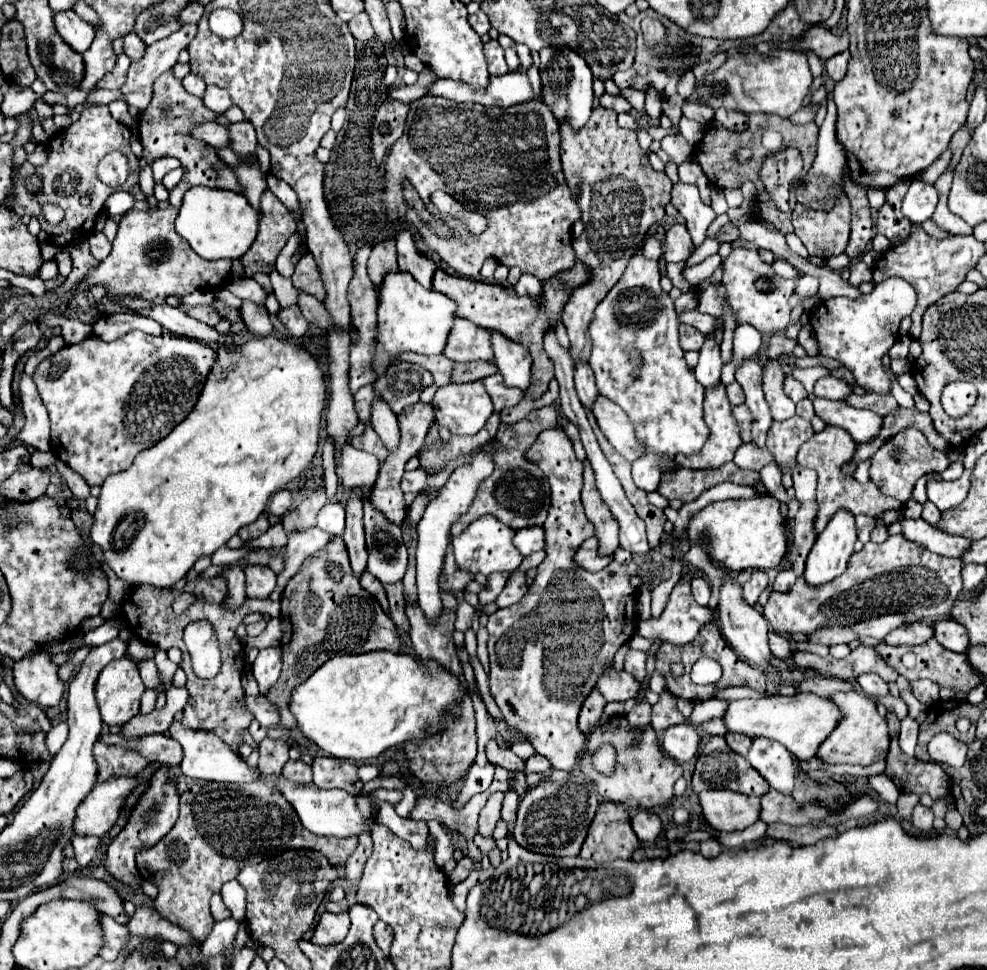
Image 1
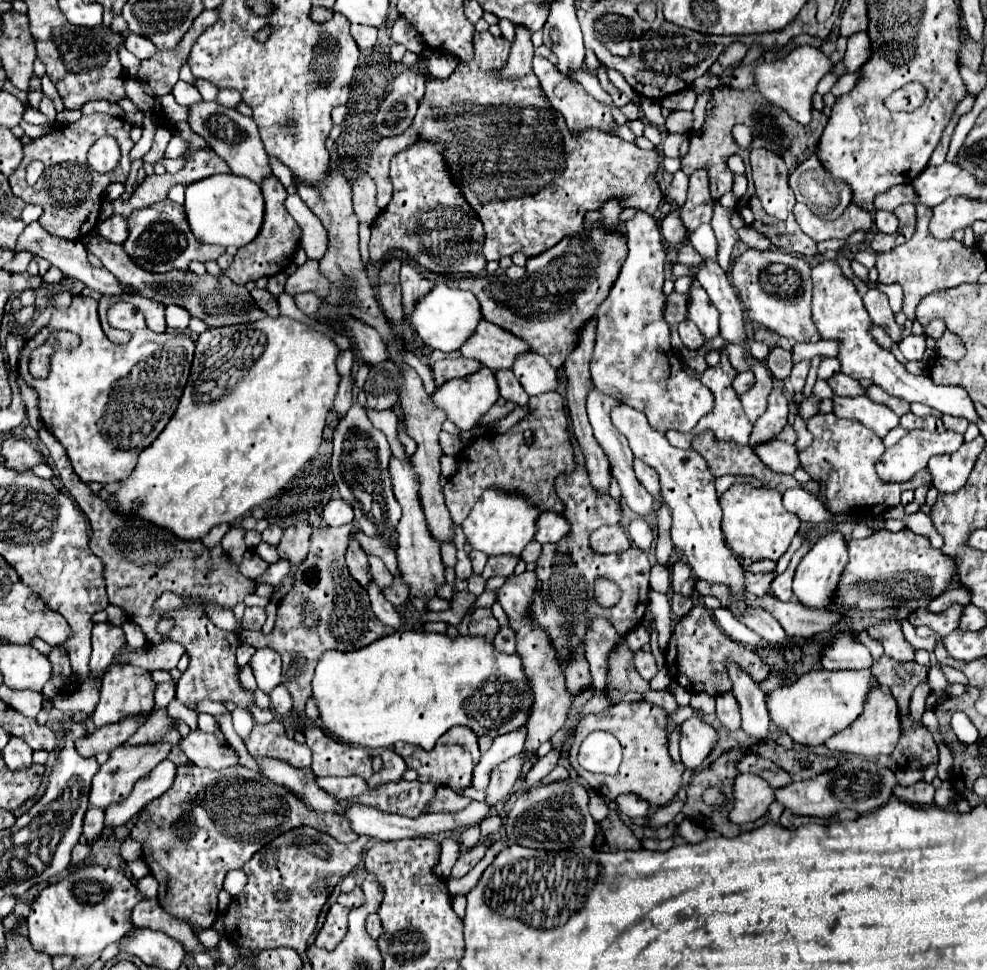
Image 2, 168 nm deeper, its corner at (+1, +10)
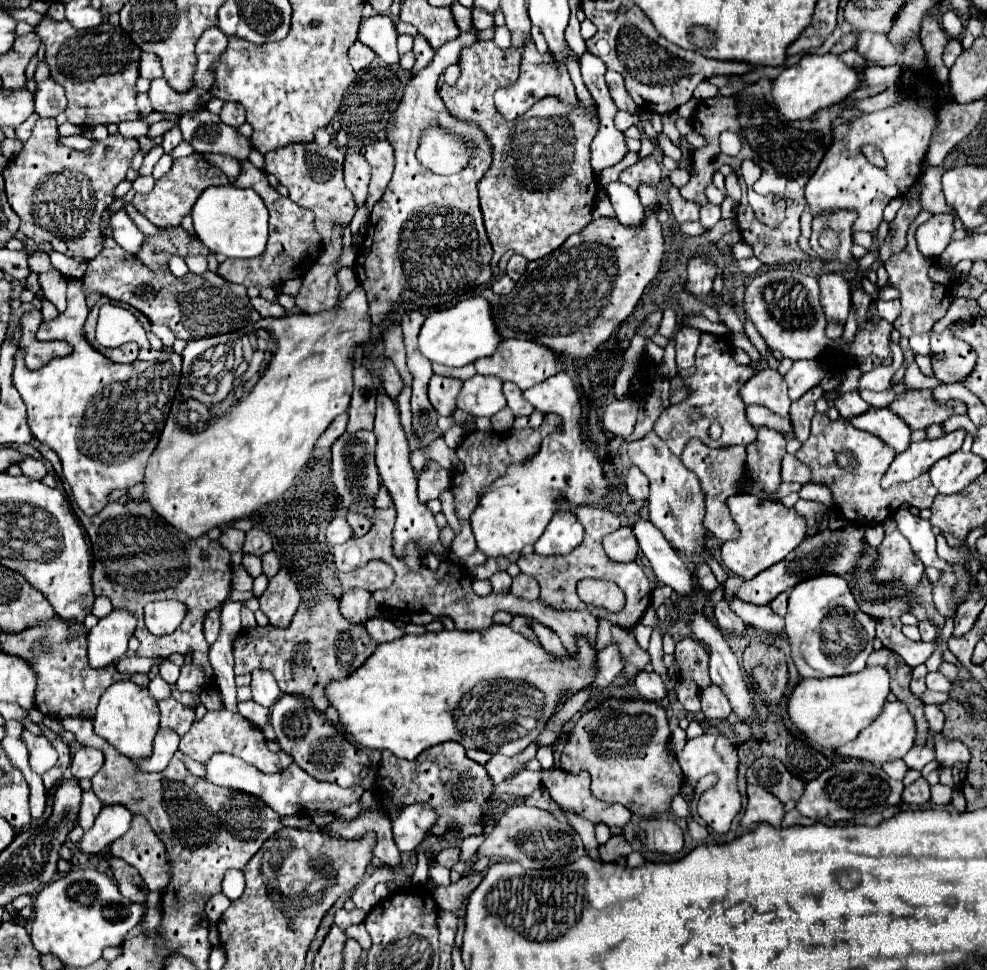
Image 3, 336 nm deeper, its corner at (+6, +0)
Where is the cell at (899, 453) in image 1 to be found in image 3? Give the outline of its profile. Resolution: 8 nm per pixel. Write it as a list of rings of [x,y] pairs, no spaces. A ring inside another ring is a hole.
[[[955,430],[937,440],[911,442],[905,452],[899,452],[893,458],[893,464],[881,478],[881,486],[889,488],[891,484],[913,480],[913,478],[925,474],[927,468],[933,466],[937,460],[957,452],[963,444],[963,438],[965,438],[965,430]]]

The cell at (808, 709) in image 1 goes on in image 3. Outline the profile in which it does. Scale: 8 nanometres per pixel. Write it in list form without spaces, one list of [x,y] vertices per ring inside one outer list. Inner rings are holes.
[[[881,666],[865,668],[857,674],[835,678],[801,680],[789,698],[789,720],[811,742],[835,750],[853,740],[863,728],[867,728],[881,712],[889,694],[889,672]]]

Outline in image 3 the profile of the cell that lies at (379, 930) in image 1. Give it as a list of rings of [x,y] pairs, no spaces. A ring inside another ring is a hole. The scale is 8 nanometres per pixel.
[[[363,924],[351,926],[351,928],[347,930],[347,936],[349,936],[349,938],[355,938],[355,940],[361,944],[363,950],[369,950],[369,948],[371,948],[371,936],[369,936],[369,932],[365,930]]]

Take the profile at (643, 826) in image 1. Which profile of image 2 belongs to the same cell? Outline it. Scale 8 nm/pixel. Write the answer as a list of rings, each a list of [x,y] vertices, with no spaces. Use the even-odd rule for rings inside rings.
[[[620,794],[616,800],[616,810],[628,818],[646,818],[650,804],[634,794]]]

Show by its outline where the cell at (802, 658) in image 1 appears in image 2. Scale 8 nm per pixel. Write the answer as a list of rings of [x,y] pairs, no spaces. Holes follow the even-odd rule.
[[[890,616],[876,625],[870,626],[867,633],[873,639],[878,640],[884,646],[886,656],[896,658],[900,662],[914,660],[916,648],[904,638],[902,634],[902,620],[896,616]]]

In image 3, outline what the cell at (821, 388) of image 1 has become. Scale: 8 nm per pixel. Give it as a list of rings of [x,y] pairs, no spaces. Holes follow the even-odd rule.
[[[857,390],[841,394],[839,398],[833,400],[833,406],[839,410],[841,418],[845,418],[845,420],[849,420],[853,416],[859,416],[861,412],[865,412],[869,408],[869,404],[865,404],[865,400],[859,396]]]

